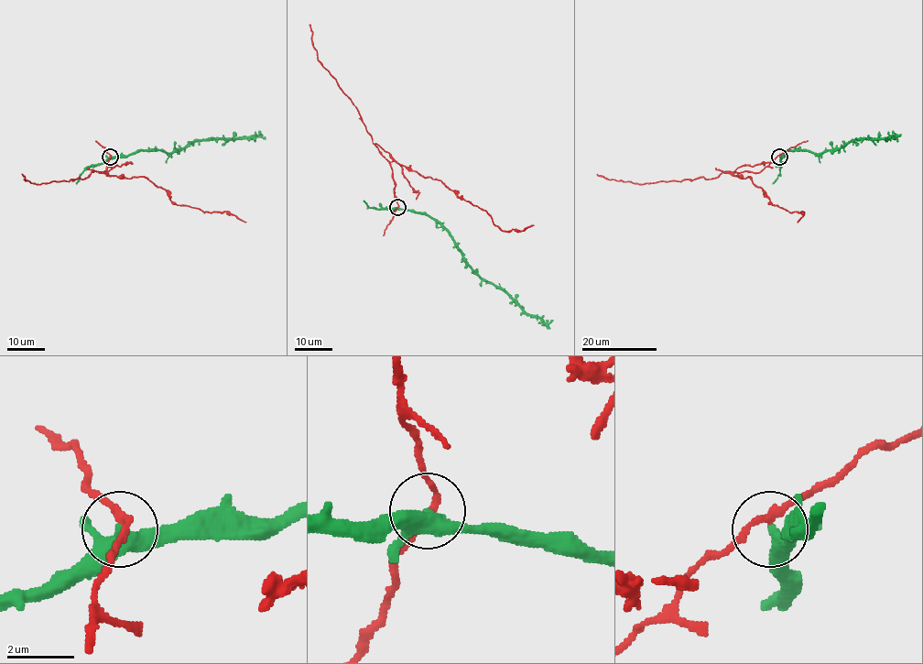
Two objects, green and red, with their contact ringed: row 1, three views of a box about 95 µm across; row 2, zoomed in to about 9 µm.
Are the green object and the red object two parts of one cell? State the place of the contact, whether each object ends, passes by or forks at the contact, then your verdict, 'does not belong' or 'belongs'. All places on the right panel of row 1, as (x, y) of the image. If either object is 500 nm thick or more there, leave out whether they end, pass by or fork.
place (779, 157); green forks; red passes by; does not belong

